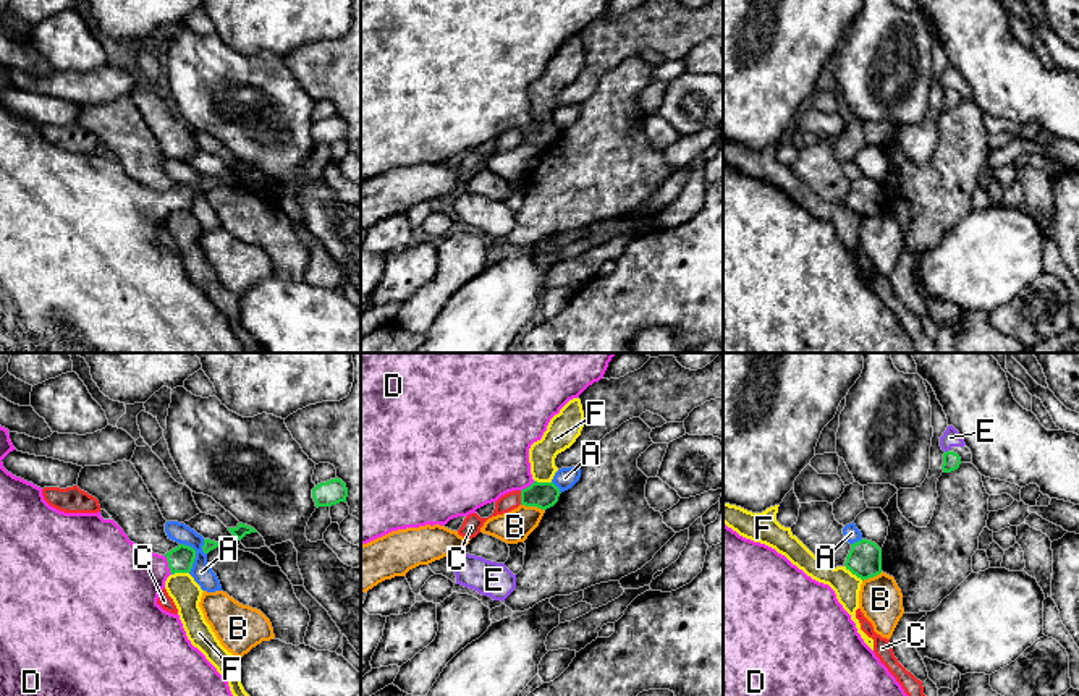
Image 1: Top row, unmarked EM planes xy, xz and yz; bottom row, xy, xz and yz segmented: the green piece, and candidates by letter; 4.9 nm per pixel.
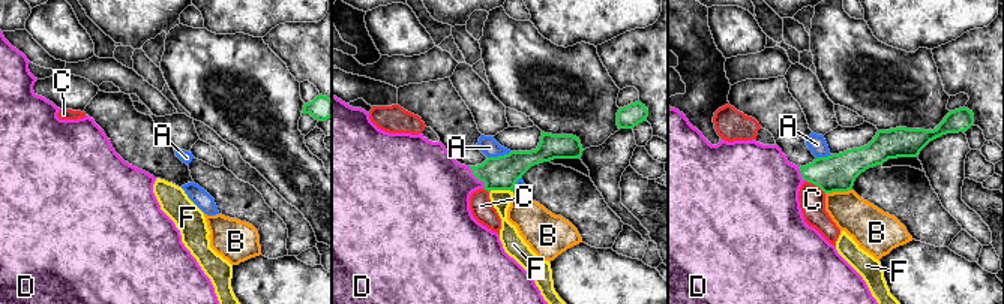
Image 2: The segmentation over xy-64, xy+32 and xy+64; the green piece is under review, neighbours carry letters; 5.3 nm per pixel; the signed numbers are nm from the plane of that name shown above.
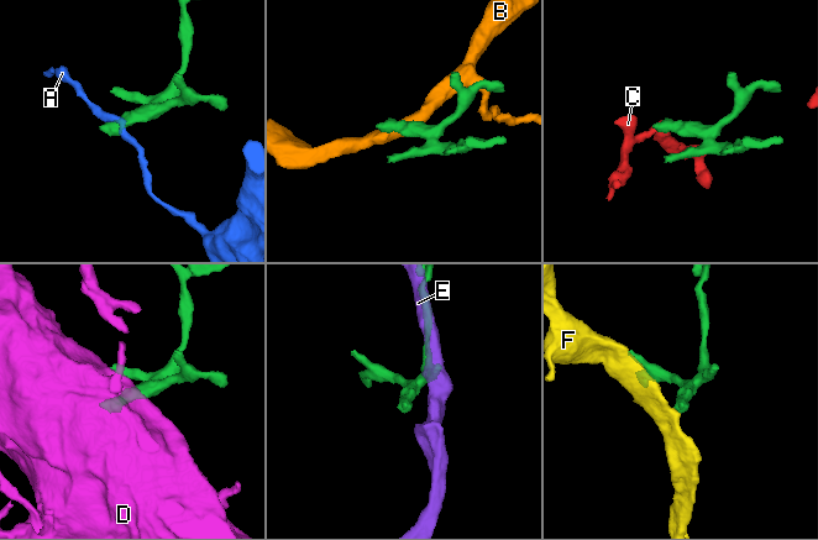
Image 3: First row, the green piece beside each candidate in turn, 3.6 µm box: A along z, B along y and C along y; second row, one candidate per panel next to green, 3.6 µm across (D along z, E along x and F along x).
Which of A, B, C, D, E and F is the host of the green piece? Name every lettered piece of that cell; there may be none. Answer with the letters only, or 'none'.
D

